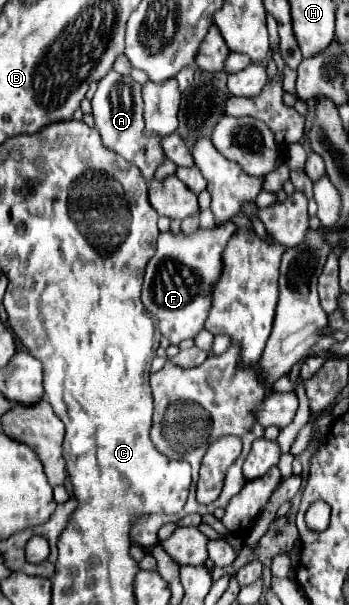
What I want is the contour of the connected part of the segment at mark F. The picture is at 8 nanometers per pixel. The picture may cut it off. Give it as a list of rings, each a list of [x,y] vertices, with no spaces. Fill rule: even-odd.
[[[232,222],[222,224],[214,230],[198,230],[190,236],[164,232],[158,236],[156,254],[150,258],[142,284],[142,302],[144,308],[156,318],[158,330],[170,344],[178,344],[186,338],[194,338],[208,318],[212,288],[222,270],[222,252],[236,232]]]

